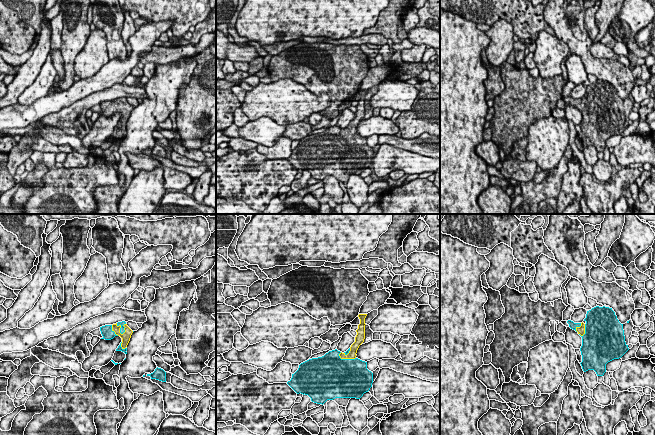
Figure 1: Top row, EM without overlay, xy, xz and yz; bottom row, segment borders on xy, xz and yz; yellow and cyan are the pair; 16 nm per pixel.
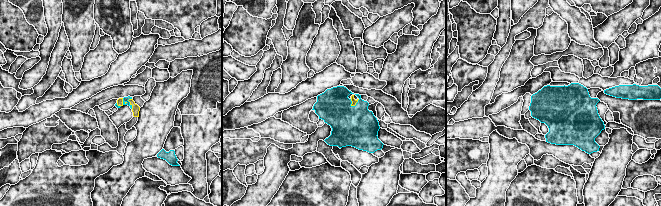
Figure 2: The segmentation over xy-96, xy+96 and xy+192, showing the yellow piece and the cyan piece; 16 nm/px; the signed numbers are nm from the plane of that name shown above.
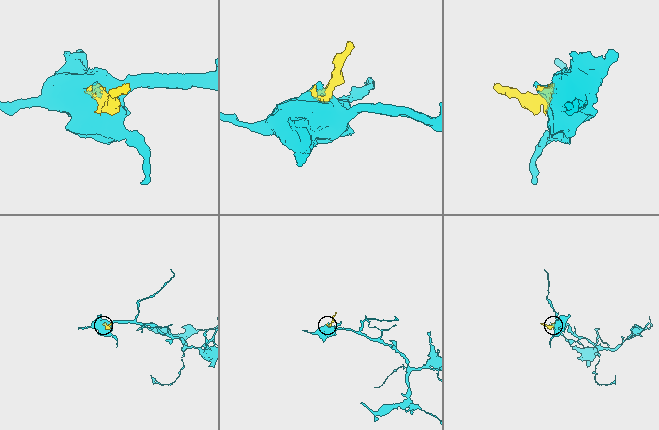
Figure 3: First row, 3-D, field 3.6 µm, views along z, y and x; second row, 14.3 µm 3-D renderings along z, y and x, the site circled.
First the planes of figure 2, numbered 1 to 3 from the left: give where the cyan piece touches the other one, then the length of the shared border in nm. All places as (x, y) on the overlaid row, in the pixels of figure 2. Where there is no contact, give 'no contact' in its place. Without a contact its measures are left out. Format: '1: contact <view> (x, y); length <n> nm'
1: contact xy-96 (128, 100); length 240 nm
2: contact xy+96 (355, 104); length 190 nm
3: no contact

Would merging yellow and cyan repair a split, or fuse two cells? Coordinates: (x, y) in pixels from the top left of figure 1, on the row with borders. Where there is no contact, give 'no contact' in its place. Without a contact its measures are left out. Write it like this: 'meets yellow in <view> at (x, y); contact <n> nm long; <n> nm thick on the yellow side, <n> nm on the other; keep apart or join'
meets yellow in xy at (120, 327); contact 220 nm long; 140 nm thick on the yellow side, 70 nm on the other; join

